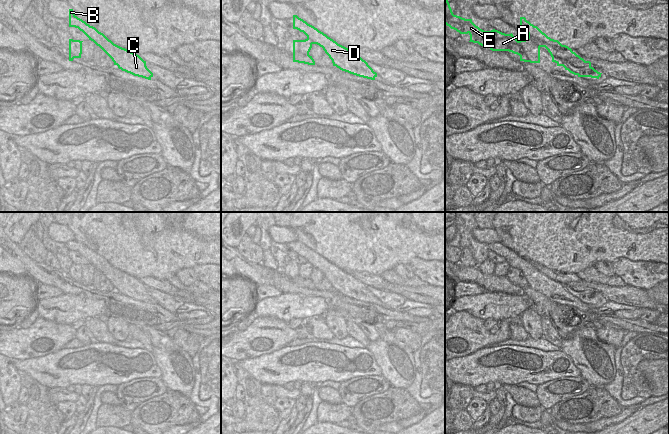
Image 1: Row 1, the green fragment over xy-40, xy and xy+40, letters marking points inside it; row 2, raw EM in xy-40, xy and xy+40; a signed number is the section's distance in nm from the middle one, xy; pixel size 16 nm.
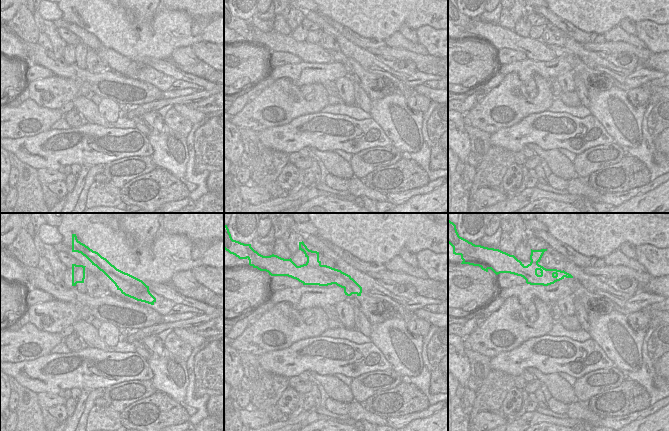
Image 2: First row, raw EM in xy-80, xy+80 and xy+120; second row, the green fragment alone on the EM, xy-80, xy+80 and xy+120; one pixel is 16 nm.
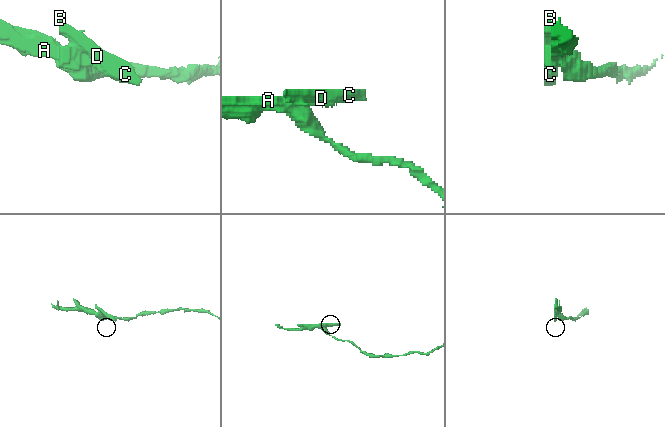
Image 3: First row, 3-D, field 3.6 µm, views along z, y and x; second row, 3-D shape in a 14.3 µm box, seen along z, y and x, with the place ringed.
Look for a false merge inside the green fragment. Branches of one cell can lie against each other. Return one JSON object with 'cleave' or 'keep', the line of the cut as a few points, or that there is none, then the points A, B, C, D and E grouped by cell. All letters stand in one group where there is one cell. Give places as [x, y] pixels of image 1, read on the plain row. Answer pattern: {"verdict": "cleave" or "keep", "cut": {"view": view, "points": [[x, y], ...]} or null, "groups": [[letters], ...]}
{"verdict": "cleave", "cut": {"view": "xy+40", "points": [[528, 260], [543, 270]]}, "groups": [["A", "E"], ["B", "C", "D"]]}

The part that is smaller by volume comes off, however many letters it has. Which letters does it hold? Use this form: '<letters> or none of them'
B, C, D.

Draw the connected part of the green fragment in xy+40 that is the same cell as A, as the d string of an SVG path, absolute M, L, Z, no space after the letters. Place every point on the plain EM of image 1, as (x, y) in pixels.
M445 224L445 248L460 258L469 258L470 265L487 270L492 275L509 275L520 280L520 285L540 287L539 269L531 261L518 265L513 258L505 258L498 254L484 255L476 250L472 243L454 239L448 224Z

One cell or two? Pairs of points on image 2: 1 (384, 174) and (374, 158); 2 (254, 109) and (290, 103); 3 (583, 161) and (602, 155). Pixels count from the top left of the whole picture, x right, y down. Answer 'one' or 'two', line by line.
1: two
2: one
3: one

